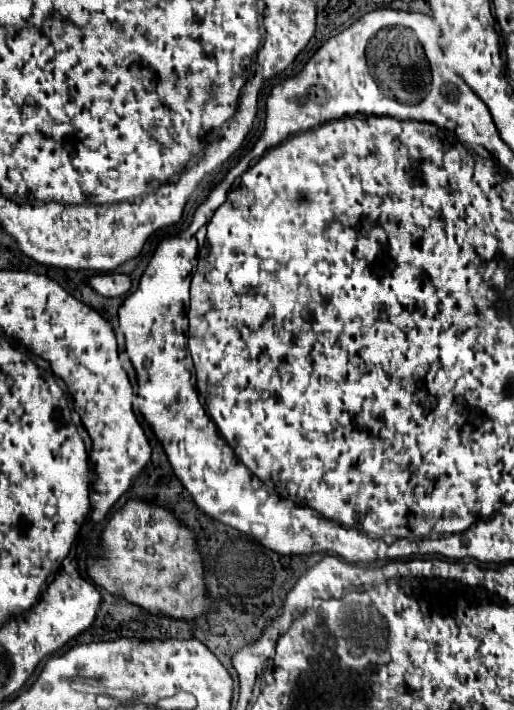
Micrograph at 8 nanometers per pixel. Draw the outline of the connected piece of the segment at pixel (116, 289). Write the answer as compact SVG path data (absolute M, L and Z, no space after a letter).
M97 274L89 280L91 288L105 296L105 298L115 298L115 296L125 296L131 288L131 278L125 276L125 274Z

